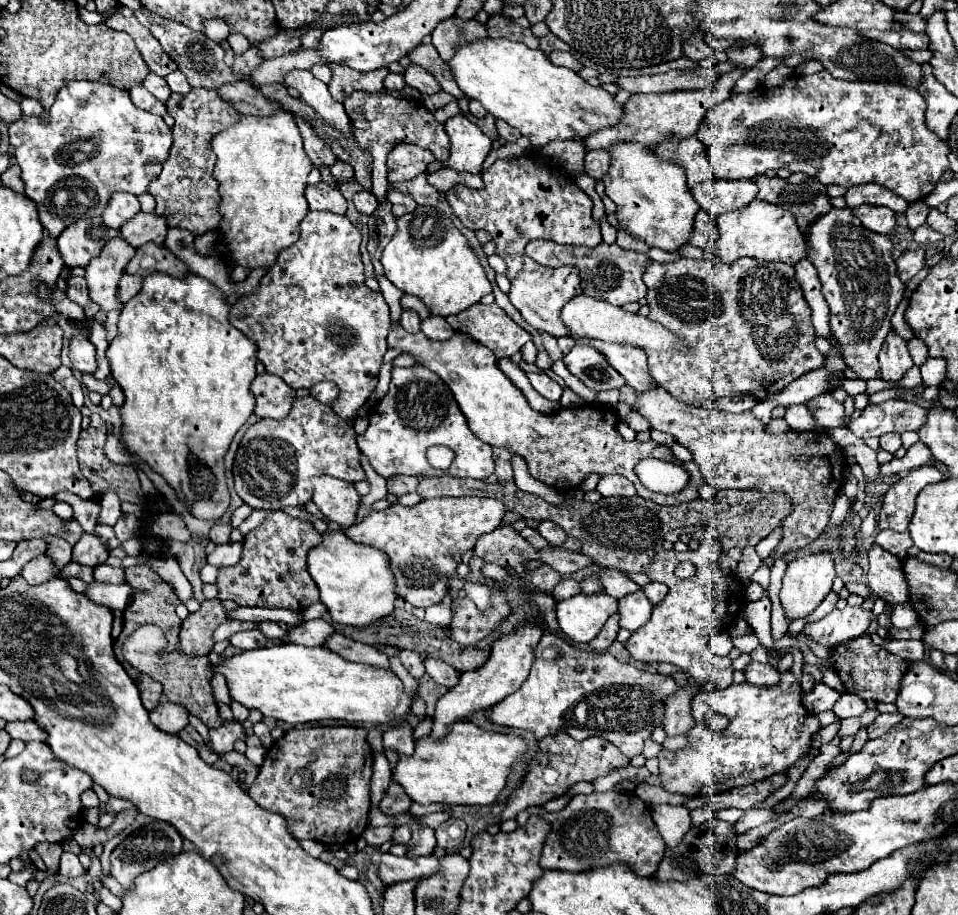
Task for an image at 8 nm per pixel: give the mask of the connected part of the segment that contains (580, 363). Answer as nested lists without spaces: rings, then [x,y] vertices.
[[[574,345],[568,355],[564,355],[564,365],[572,375],[576,375],[584,385],[594,391],[620,389],[626,379],[604,359],[600,351],[586,345]]]

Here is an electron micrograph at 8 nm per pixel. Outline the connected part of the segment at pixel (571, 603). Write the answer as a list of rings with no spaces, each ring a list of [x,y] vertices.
[[[578,593],[556,605],[556,617],[564,635],[568,635],[576,643],[592,641],[610,615],[618,611],[618,599],[596,593],[584,595]]]

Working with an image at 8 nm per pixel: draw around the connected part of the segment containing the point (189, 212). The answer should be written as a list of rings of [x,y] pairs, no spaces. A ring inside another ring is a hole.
[[[192,89],[188,95],[172,93],[166,109],[176,123],[172,125],[174,143],[170,149],[170,157],[164,163],[160,177],[148,187],[148,193],[156,199],[156,215],[164,217],[168,221],[168,227],[184,227],[192,235],[214,231],[220,223],[220,195],[218,183],[212,177],[216,155],[210,147],[210,141],[214,135],[234,125],[234,107],[228,101],[220,99],[218,91]]]

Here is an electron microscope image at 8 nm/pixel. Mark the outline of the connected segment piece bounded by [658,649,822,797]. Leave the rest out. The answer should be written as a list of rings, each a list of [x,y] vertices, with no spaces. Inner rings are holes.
[[[768,649],[768,663],[772,667],[776,667],[776,671],[780,673],[780,683],[776,683],[776,687],[754,687],[750,683],[740,683],[740,685],[730,685],[724,691],[710,691],[710,693],[698,693],[692,699],[692,717],[696,721],[696,725],[692,727],[692,731],[688,731],[688,745],[684,749],[678,751],[668,751],[662,749],[658,753],[658,761],[660,761],[660,781],[662,787],[670,793],[678,793],[684,797],[696,797],[696,795],[716,795],[716,793],[724,793],[730,789],[730,785],[752,785],[758,781],[764,781],[768,777],[772,777],[774,773],[784,773],[788,775],[788,771],[792,769],[792,765],[796,765],[802,757],[806,757],[812,749],[812,741],[816,737],[816,733],[822,729],[818,717],[814,713],[810,713],[804,705],[802,705],[802,689],[800,683],[796,679],[796,675],[792,673],[792,669],[778,669],[778,659],[772,655],[772,651]],[[708,709],[722,713],[730,719],[730,725],[726,731],[722,733],[714,733],[708,725],[706,725],[706,713]]]

